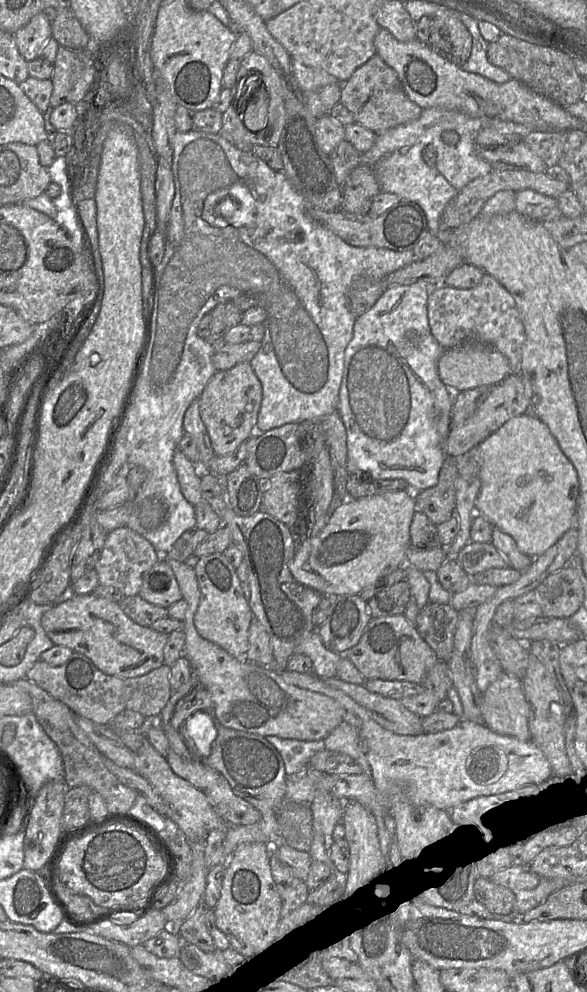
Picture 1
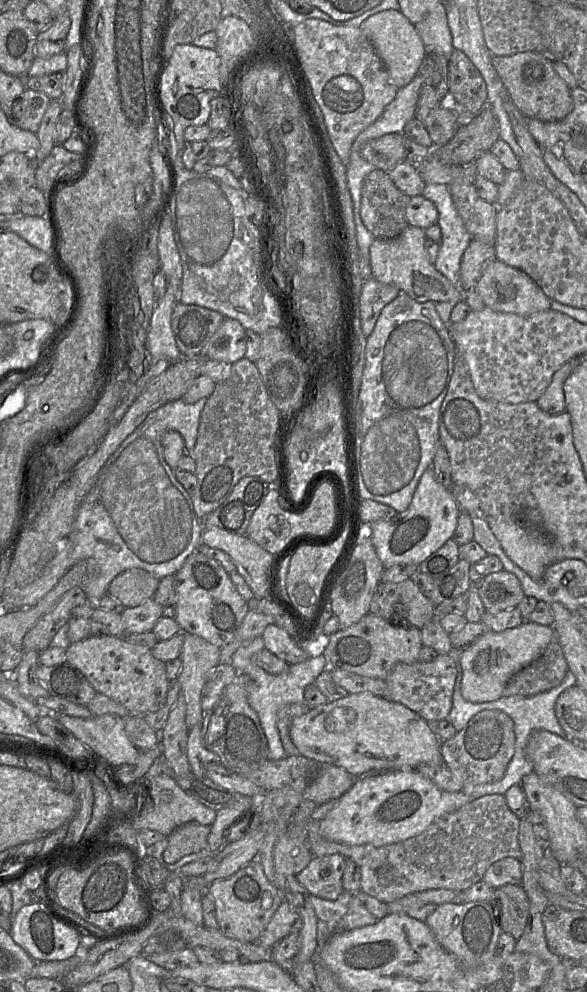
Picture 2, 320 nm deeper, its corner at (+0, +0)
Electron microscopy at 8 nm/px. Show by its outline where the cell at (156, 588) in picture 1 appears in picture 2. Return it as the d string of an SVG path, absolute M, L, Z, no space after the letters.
M153 597L139 606L125 608L121 617L125 626L125 633L143 633L152 631L156 622L161 618L163 606L158 604Z

